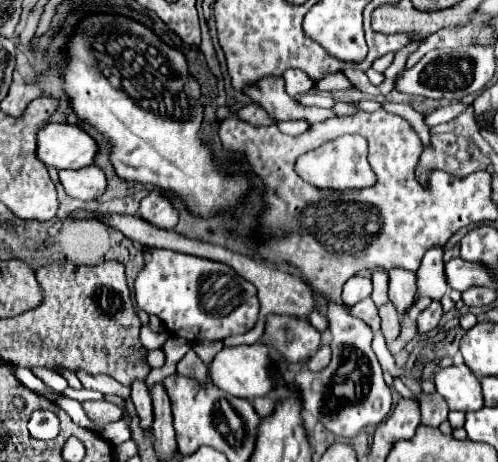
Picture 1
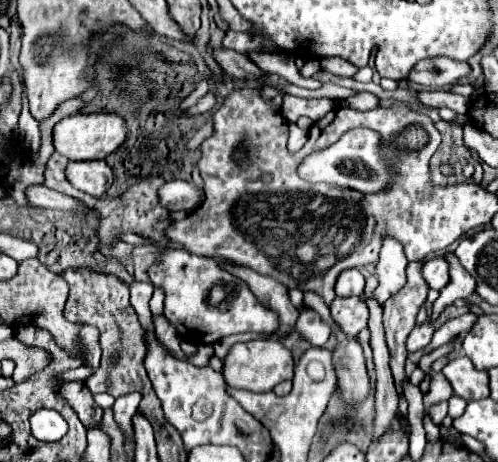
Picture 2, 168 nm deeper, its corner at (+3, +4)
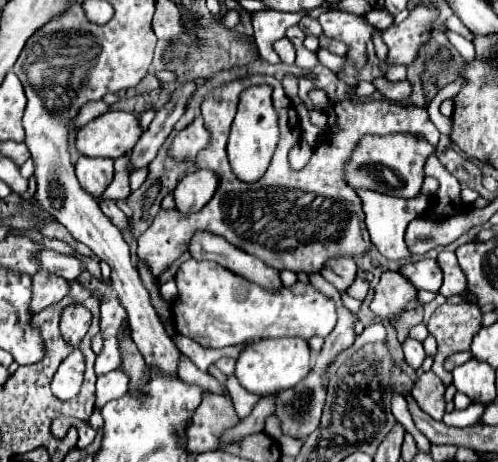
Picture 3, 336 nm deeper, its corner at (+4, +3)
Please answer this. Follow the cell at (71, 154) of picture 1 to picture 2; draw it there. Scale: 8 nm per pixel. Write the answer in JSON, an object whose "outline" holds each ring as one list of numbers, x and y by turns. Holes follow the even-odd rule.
{"outline":[[78,114,68,116,54,128,54,146,68,160,102,160,116,152,126,138,126,122,116,114]]}

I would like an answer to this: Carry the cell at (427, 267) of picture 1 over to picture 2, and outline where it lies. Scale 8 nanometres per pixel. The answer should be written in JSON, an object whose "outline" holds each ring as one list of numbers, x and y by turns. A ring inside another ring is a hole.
{"outline":[[410,262,408,268,406,268,406,284,404,284,404,288,382,304,386,344,388,344,388,350,390,350,390,370,392,370,392,376,394,376,394,384,398,386,398,394,402,394,402,384,408,380,408,376,404,372,404,362,406,362,406,356,408,356,406,338,412,332,412,328,416,326,418,310,426,302,426,294,428,294,428,286,426,286,426,280,420,274,420,268,422,268,422,262]]}

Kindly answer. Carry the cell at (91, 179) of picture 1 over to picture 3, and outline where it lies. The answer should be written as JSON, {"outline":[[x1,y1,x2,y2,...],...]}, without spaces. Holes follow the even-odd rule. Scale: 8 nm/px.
{"outline":[[79,157,75,163,75,175,81,183,81,187,99,199,103,191,113,181,113,159,91,159,91,157]]}

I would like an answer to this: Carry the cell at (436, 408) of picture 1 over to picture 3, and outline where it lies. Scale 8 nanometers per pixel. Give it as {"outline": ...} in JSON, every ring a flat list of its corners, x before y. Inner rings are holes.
{"outline":[[445,303,435,309,427,329,437,339,437,353,431,371,443,381,445,387,449,387,451,373,443,369,443,361,453,353,469,349,473,335,481,329,481,309,475,303]]}

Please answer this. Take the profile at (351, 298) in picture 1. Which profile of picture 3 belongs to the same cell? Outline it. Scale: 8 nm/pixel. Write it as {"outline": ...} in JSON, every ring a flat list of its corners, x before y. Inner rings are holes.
{"outline":[[341,259,341,261,333,261,333,265,325,267,323,277,339,291,345,293,349,289,349,285,355,281,357,275,357,265,353,259]]}

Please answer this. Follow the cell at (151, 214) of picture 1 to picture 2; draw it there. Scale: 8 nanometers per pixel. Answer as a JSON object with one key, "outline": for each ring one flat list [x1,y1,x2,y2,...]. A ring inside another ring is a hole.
{"outline":[[172,180,160,188,160,202,168,210,192,212,200,204,202,196,204,196,204,192,186,180]]}

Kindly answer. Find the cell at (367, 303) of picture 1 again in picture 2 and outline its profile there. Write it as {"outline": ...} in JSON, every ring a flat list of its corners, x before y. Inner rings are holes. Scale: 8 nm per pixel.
{"outline":[[334,298,330,304,330,314,336,326,350,338,358,336,368,324,368,308,360,298]]}

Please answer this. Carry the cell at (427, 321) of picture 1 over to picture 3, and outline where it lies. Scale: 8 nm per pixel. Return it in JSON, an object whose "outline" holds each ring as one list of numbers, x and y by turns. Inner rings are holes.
{"outline":[[407,337,407,341,403,343,403,351,405,351,405,363,407,365,411,365,413,369,421,367,421,363,425,359,425,349,423,349,421,341]]}

